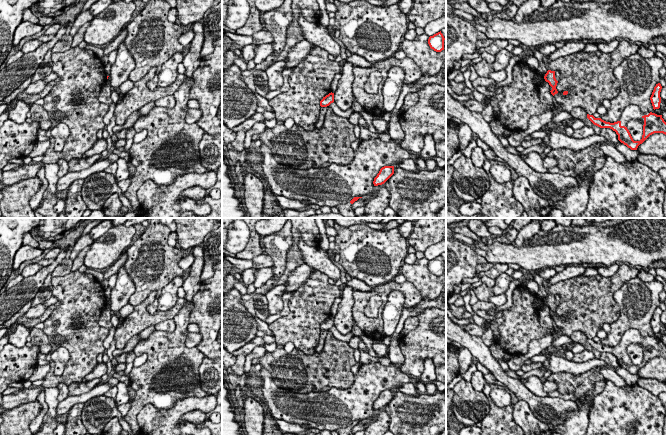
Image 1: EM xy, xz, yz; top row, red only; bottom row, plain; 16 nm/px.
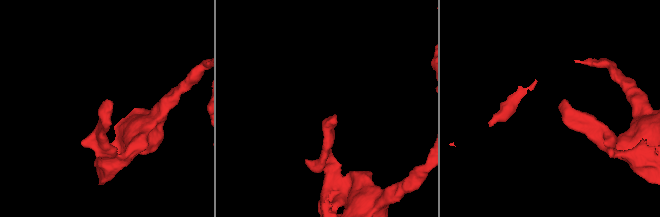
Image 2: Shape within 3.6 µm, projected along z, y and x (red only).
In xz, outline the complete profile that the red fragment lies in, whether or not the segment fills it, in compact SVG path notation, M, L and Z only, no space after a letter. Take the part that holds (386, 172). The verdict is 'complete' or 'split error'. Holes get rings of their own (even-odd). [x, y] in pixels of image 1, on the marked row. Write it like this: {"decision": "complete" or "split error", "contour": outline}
{"decision": "complete", "contour": "M384 166L374 178L374 186L384 184L394 174L394 166Z"}

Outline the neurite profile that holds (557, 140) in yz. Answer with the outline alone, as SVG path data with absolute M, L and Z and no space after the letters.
M550 125L549 129L550 138L549 141L545 144L546 147L550 147L551 149L558 149L558 148L568 148L573 151L579 151L584 148L587 148L592 145L607 143L608 141L603 136L599 136L597 134L593 134L586 138L577 139L574 137L568 137L565 134L555 132L554 126Z

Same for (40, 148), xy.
M50 141L37 142L33 147L32 152L29 154L29 157L34 158L37 156L44 155L47 149L50 146Z

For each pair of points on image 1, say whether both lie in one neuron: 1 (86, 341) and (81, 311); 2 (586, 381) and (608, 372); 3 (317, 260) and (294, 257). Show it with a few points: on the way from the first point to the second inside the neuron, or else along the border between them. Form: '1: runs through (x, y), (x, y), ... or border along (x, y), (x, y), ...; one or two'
1: runs through (86, 334), (86, 326), (82, 318); one
2: border along (598, 371), (604, 378); two
3: border along (297, 241), (301, 239), (311, 246), (319, 247); two

